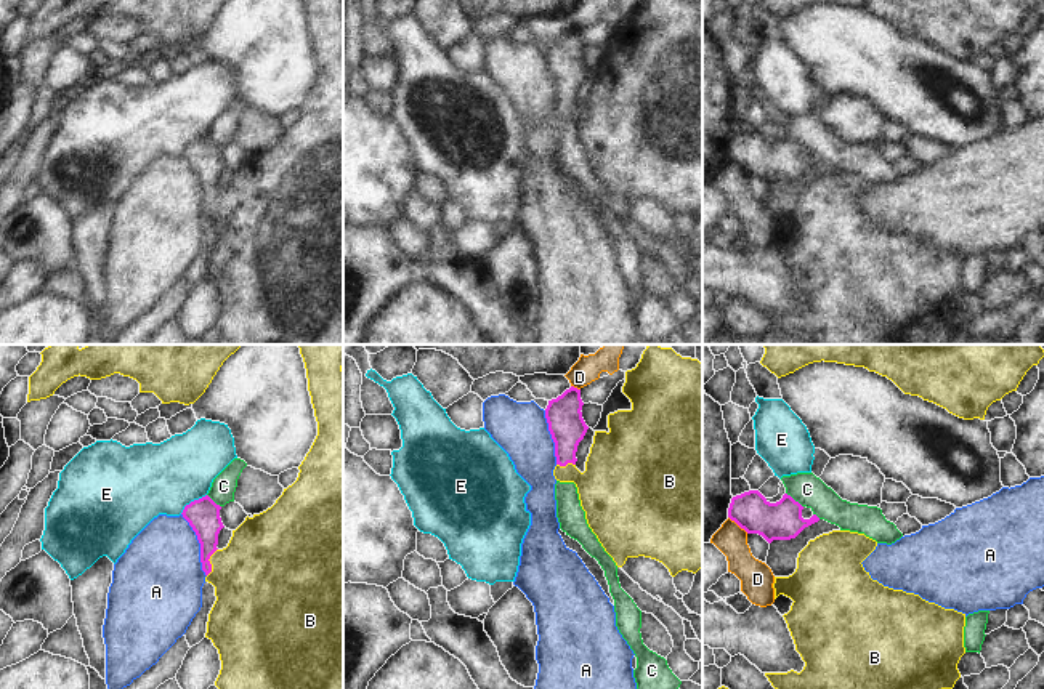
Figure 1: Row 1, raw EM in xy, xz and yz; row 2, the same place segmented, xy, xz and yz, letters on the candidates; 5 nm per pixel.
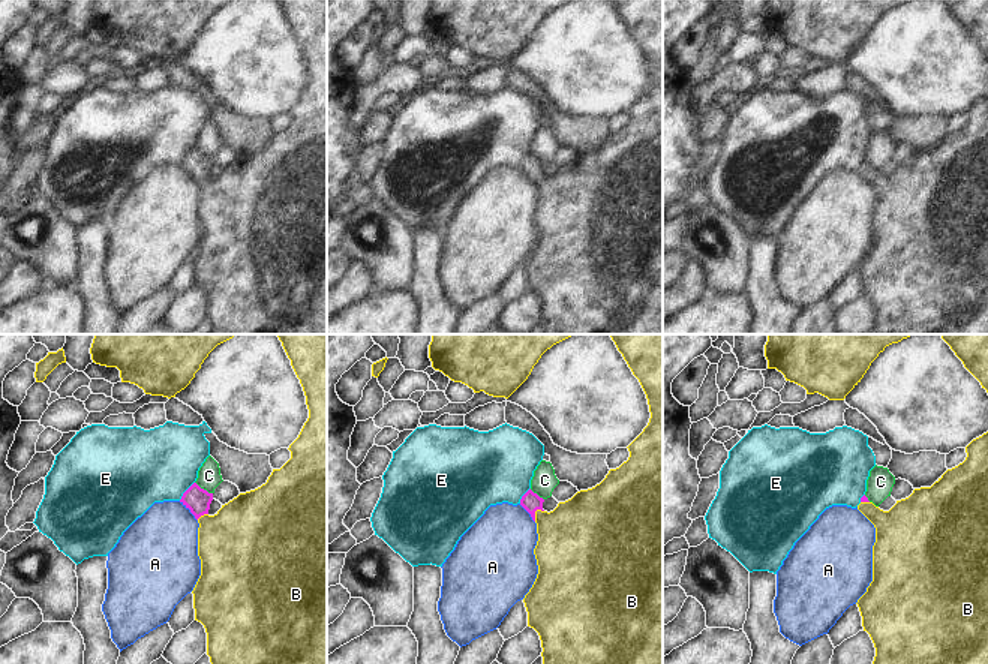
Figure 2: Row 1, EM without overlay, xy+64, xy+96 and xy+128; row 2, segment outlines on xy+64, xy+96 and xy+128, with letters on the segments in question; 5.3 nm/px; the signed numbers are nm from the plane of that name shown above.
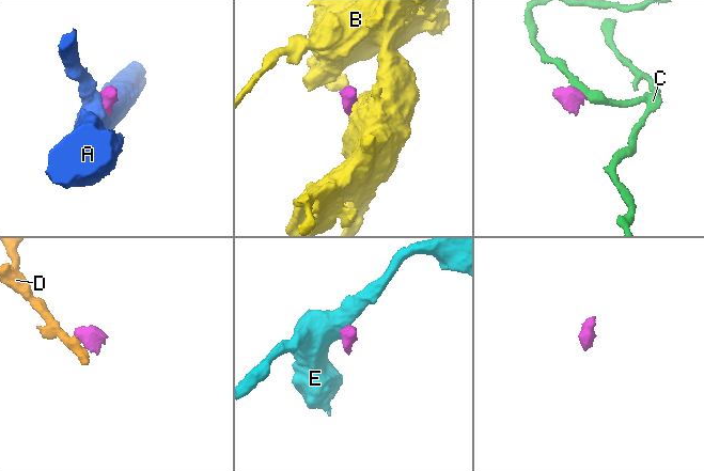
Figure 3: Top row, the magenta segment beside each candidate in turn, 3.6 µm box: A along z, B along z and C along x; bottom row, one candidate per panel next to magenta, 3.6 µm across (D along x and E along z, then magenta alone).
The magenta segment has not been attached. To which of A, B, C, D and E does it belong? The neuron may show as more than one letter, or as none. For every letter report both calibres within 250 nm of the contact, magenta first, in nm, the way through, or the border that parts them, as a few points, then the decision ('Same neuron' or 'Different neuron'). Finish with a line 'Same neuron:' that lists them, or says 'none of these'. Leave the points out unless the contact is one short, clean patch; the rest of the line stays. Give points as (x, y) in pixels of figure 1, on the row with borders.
A: Thickness 160 nm (magenta) against 420 nm. Boundary: xy (182, 513), (199, 543), (199, 561), (206, 576). Different neuron
B: Thickness 160 nm (magenta) against 420 nm. Path across: xy (202, 515), (207, 524), (209, 563), (242, 576), (257, 576). Same neuron
C: Thickness 190 nm (magenta) against 160 nm. Boundary: yz (786, 492), (802, 507). Different neuron
D: Thickness 190 nm (magenta) against 160 nm. Boundary: yz (728, 516), (748, 532). Different neuron
E: Thickness 160 nm (magenta) against 360 nm. Boundary: xy (206, 494), (191, 500), (180, 513). Different neuron
Same neuron: B.

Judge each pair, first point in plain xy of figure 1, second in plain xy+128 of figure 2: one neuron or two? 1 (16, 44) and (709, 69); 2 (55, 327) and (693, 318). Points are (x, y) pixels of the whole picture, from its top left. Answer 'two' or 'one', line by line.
1: two
2: one

